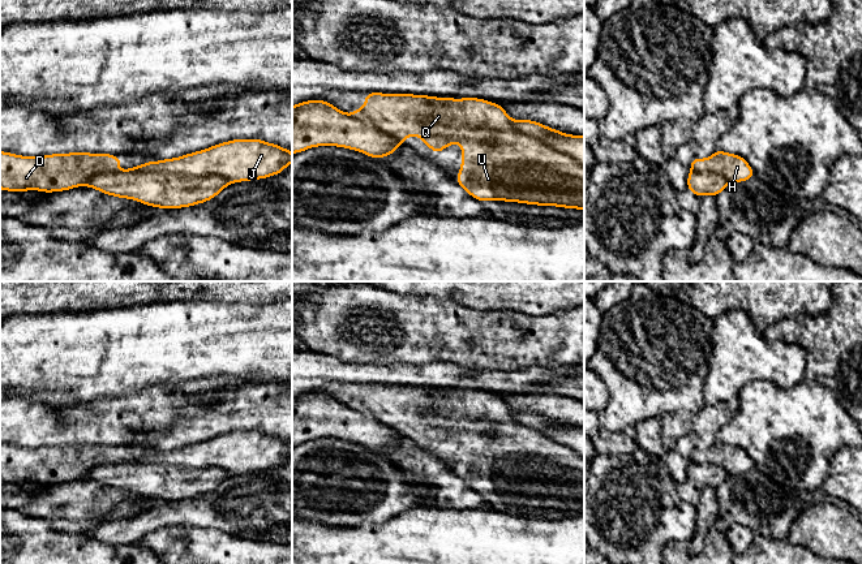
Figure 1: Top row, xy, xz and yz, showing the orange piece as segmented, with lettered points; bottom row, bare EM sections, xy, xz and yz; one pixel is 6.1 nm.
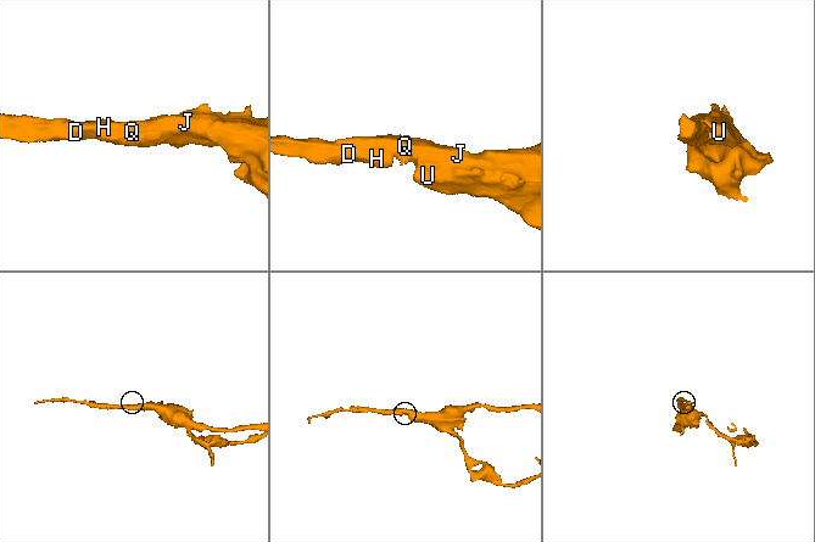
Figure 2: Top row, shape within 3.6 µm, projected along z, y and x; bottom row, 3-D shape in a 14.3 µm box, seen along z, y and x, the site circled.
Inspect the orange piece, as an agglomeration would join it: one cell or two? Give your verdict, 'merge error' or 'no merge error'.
merge error

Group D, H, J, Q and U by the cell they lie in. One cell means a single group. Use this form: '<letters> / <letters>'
D H J / Q U

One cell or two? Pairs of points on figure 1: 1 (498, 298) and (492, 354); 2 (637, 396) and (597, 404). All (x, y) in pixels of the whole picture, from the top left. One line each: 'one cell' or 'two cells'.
1: two cells
2: two cells

